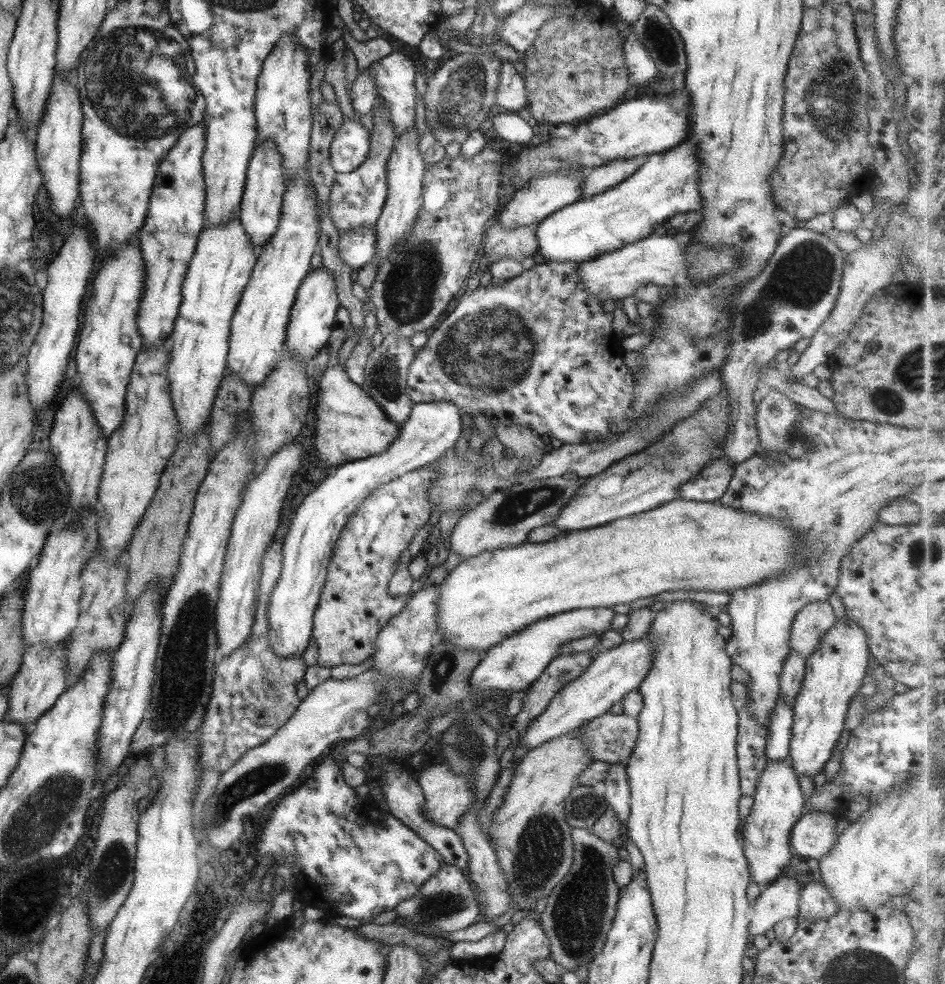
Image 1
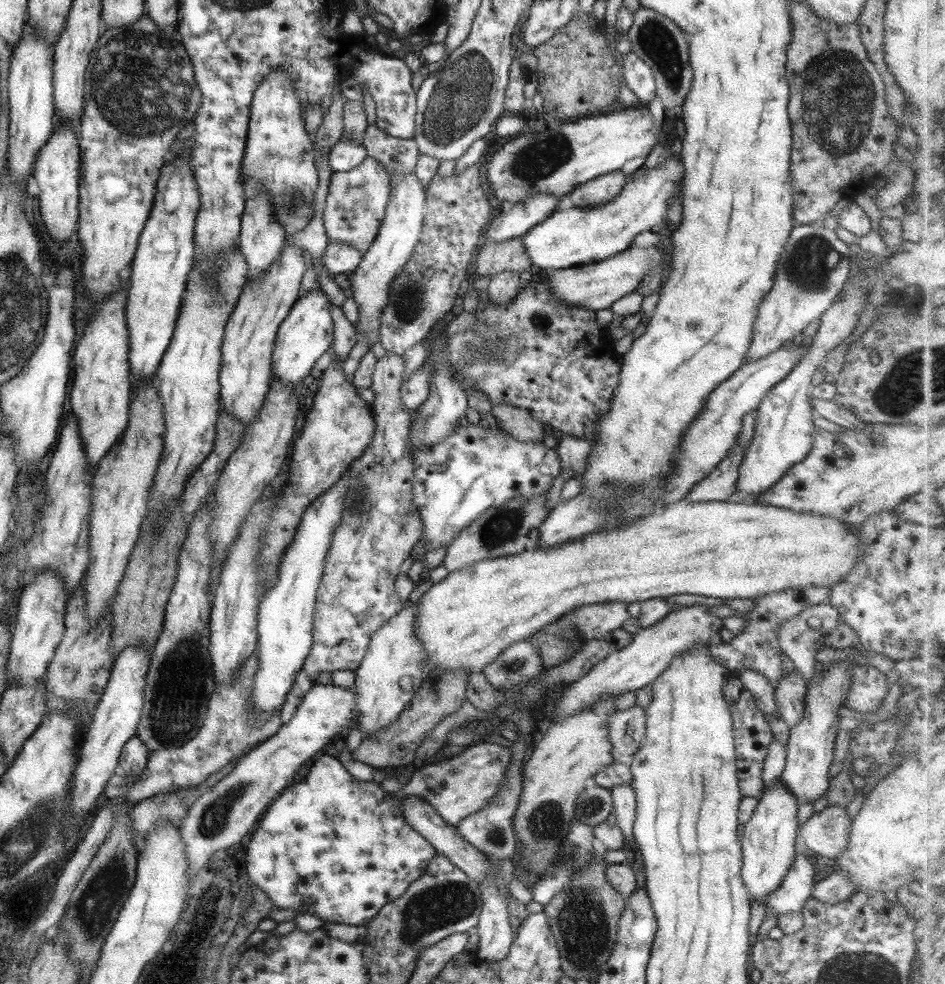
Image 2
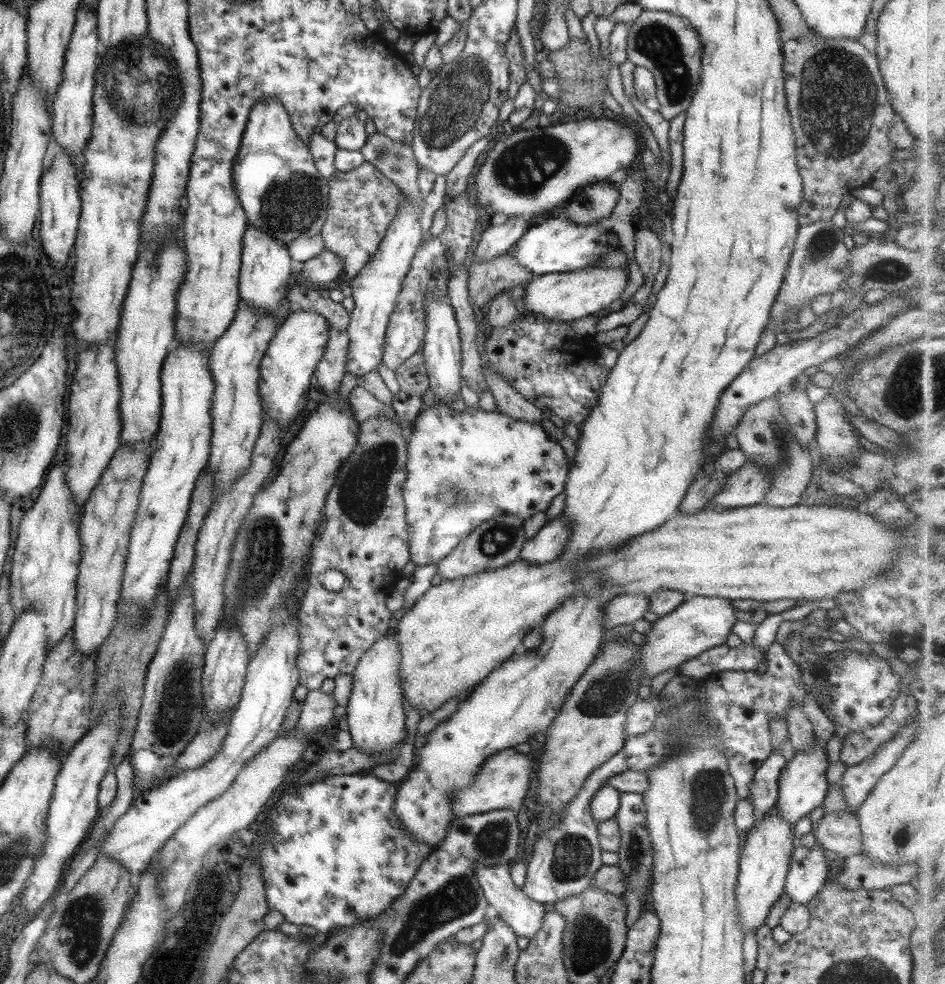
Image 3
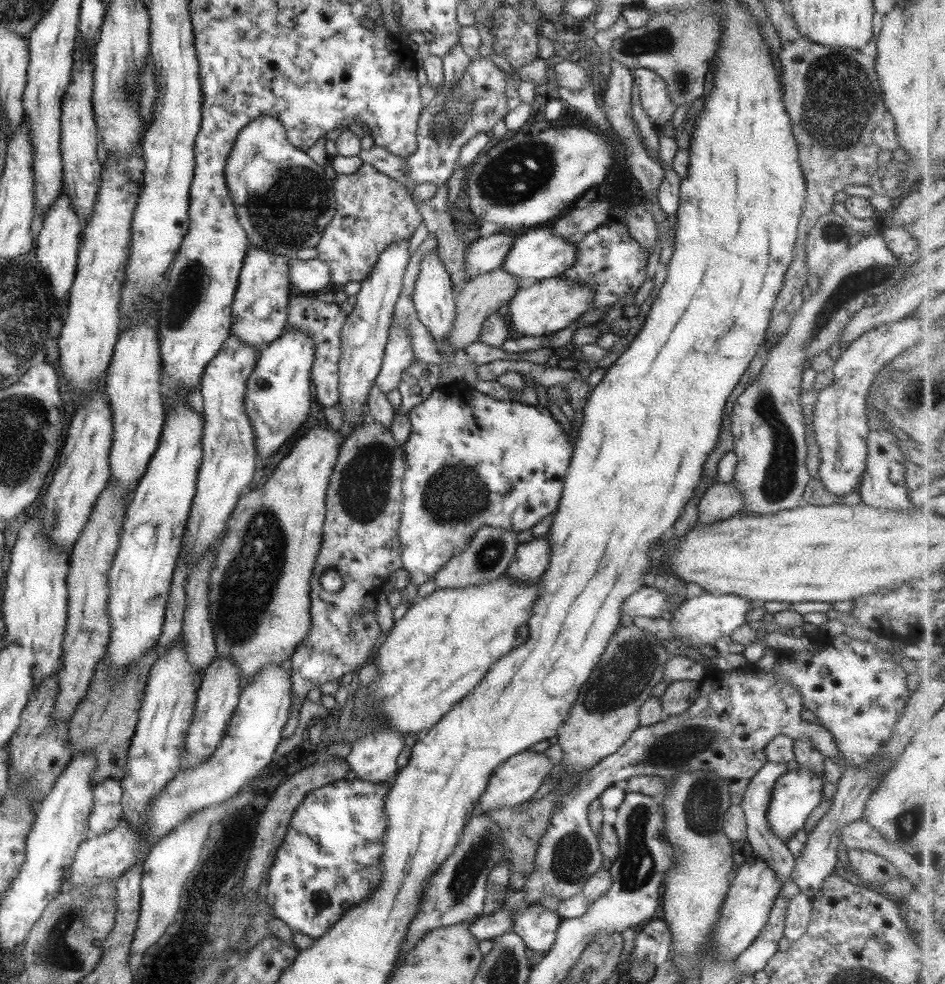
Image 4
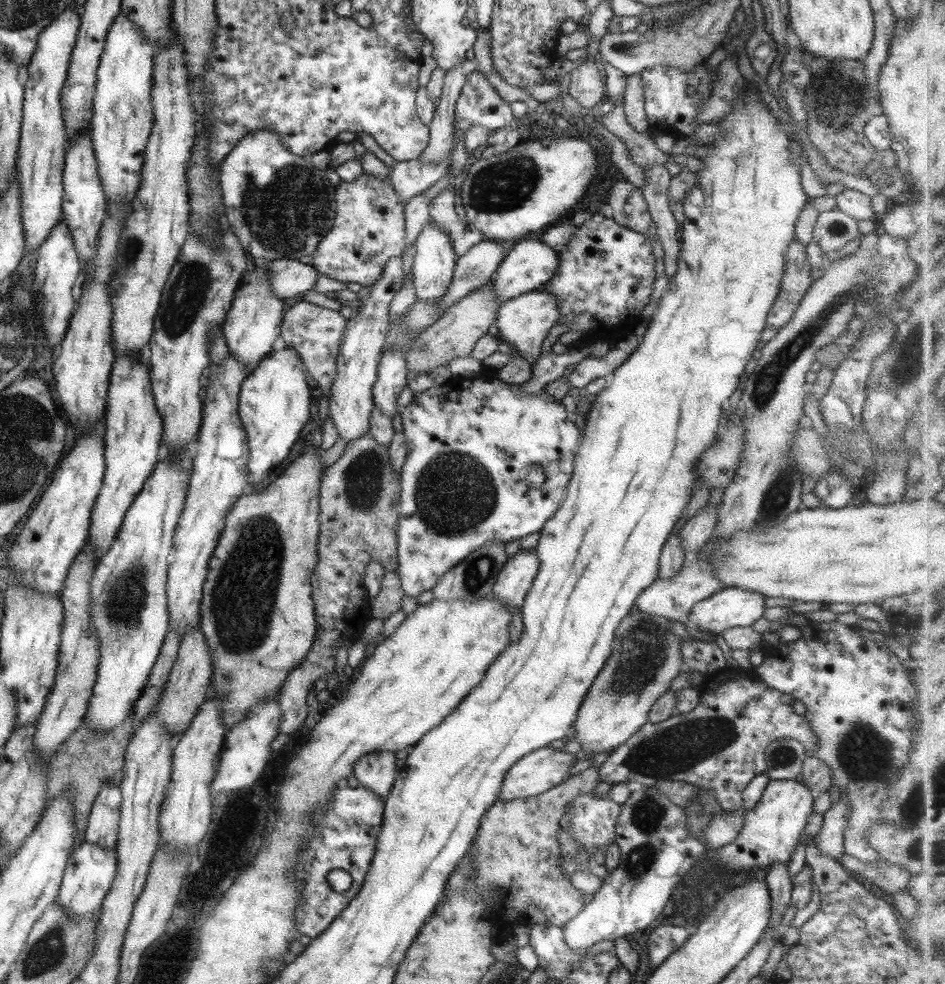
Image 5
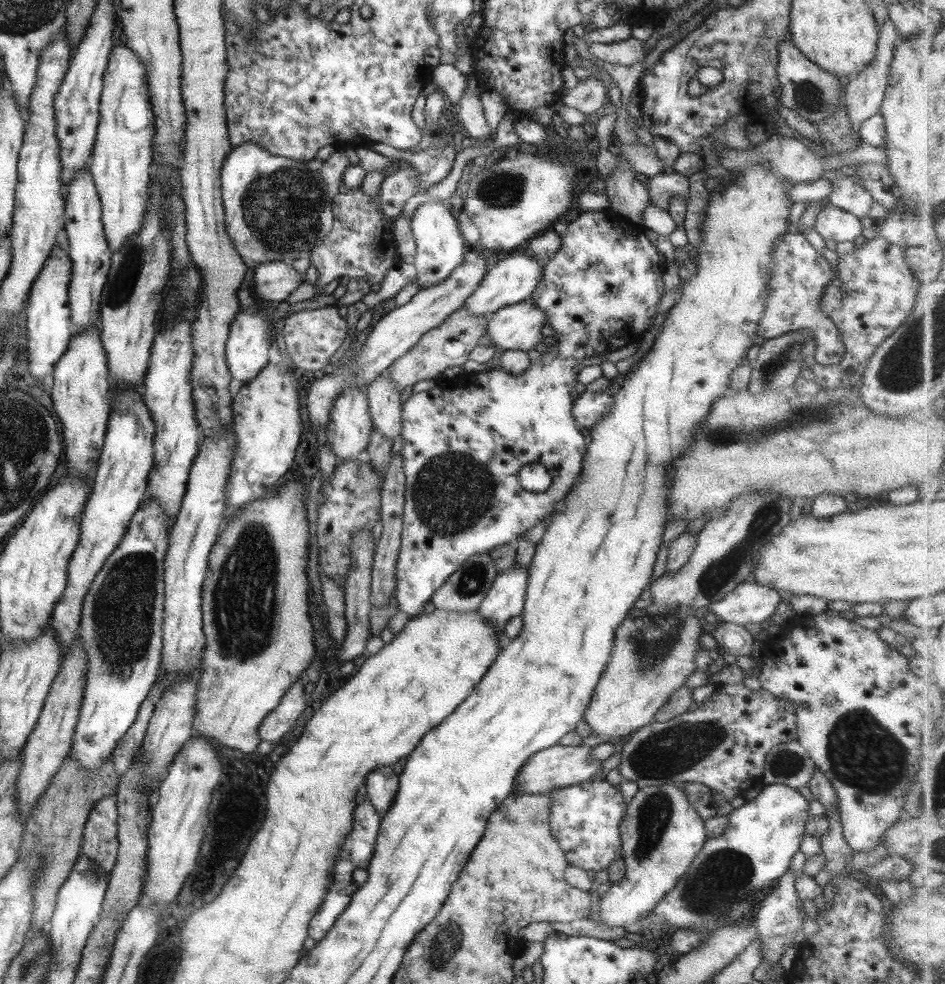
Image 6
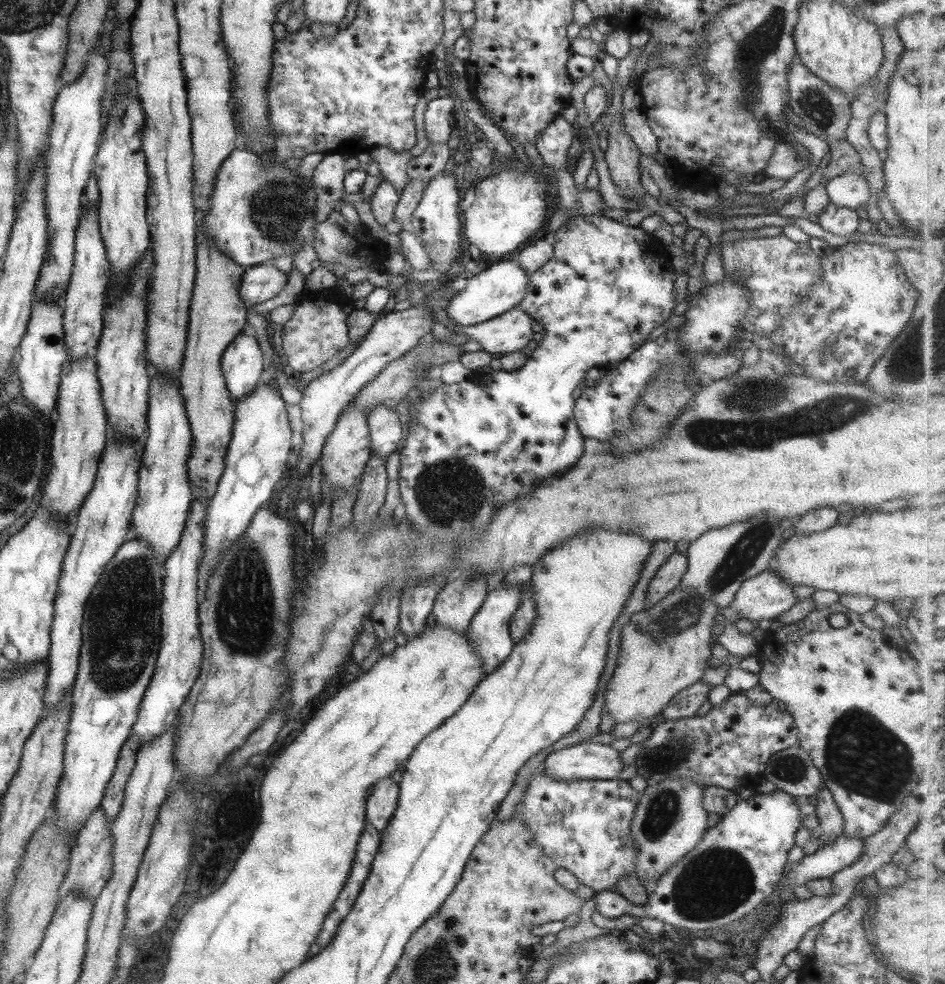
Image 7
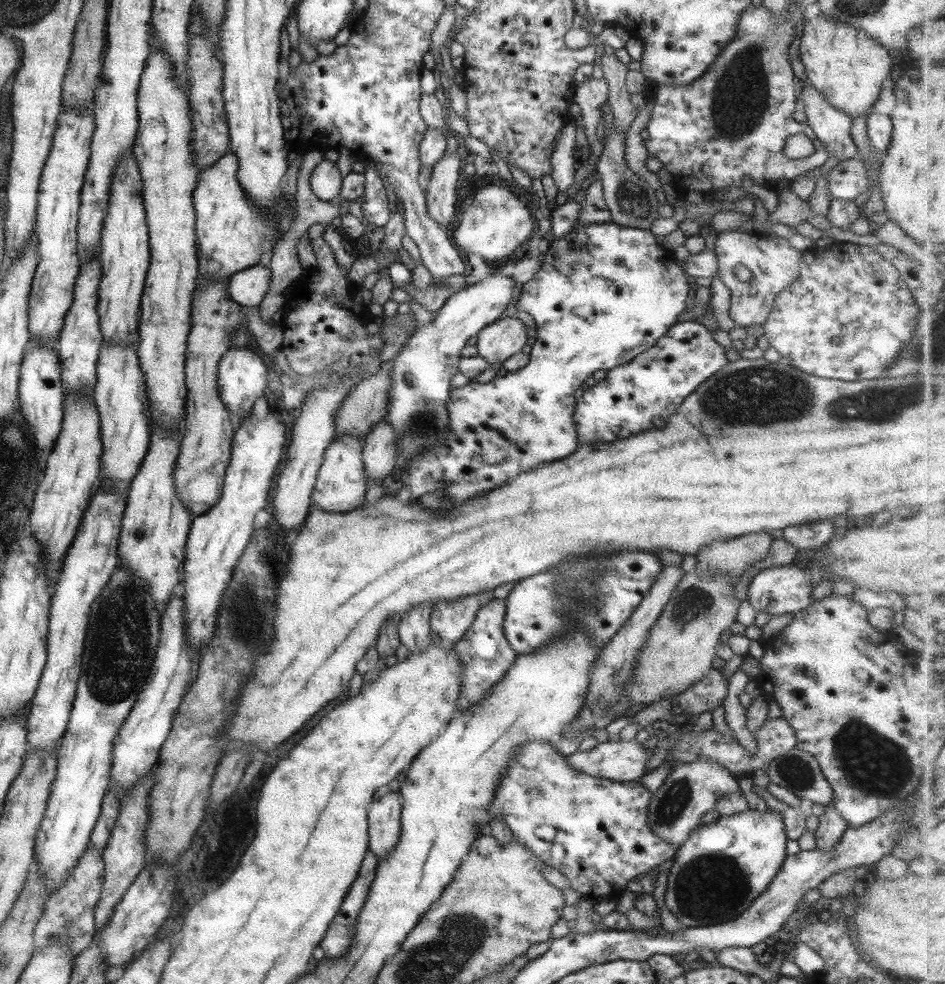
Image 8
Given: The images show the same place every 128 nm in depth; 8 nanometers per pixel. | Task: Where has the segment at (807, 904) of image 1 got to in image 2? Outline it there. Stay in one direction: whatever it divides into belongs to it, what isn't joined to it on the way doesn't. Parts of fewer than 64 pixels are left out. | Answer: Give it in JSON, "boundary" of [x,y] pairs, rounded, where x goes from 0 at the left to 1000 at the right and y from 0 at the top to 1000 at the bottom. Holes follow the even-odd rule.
{"boundary":[[[884,885],[862,896],[858,902],[858,912],[869,918],[887,918],[903,909],[903,895],[896,893],[896,887]]]}

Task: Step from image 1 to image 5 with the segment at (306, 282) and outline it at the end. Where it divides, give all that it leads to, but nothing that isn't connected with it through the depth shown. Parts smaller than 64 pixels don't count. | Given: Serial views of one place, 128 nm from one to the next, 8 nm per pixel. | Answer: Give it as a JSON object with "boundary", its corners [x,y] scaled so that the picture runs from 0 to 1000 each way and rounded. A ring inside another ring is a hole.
{"boundary":[[[305,353],[287,356],[265,376],[253,395],[251,421],[261,443],[265,461],[259,473],[263,489],[256,502],[262,504],[268,499],[266,494],[280,487],[306,461],[327,425],[327,397],[323,388],[323,374],[313,364],[312,356]]]}

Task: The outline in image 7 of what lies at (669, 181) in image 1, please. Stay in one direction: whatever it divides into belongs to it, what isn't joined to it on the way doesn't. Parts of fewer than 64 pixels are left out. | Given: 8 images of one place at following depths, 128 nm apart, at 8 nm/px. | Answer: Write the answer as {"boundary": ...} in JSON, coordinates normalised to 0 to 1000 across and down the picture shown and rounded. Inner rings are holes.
{"boundary":[[[539,264],[523,265],[505,279],[501,278],[499,282],[488,286],[486,296],[477,302],[475,310],[470,315],[481,333],[513,327],[517,323],[524,323],[524,321],[545,313],[548,307],[556,302],[558,286],[560,286],[560,277],[556,276],[549,268]]]}

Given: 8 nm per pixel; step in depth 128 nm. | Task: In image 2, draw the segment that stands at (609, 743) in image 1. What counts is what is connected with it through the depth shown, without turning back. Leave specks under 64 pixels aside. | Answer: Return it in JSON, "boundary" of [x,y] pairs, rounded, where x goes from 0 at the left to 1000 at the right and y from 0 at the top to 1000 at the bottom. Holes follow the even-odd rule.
{"boundary":[[[668,717],[651,723],[640,732],[647,753],[647,774],[666,776],[683,745],[683,721]]]}

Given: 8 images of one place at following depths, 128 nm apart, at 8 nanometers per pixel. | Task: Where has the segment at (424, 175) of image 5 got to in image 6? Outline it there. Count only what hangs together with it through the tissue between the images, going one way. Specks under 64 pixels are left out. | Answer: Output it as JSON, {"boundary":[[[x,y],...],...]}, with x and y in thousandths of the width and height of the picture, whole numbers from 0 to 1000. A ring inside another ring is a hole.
{"boundary":[[[423,171],[407,179],[402,187],[401,214],[412,224],[418,224],[431,201],[439,197],[443,175],[439,171]]]}

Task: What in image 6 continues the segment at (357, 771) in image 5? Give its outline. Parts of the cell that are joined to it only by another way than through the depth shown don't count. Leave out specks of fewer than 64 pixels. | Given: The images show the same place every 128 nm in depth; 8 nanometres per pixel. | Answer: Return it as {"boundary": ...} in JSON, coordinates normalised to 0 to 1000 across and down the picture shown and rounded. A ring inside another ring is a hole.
{"boundary":[[[412,776],[412,778],[401,778],[393,783],[386,789],[384,797],[388,814],[397,821],[401,830],[405,829],[414,819],[421,801],[421,788],[416,785],[416,778]]]}

